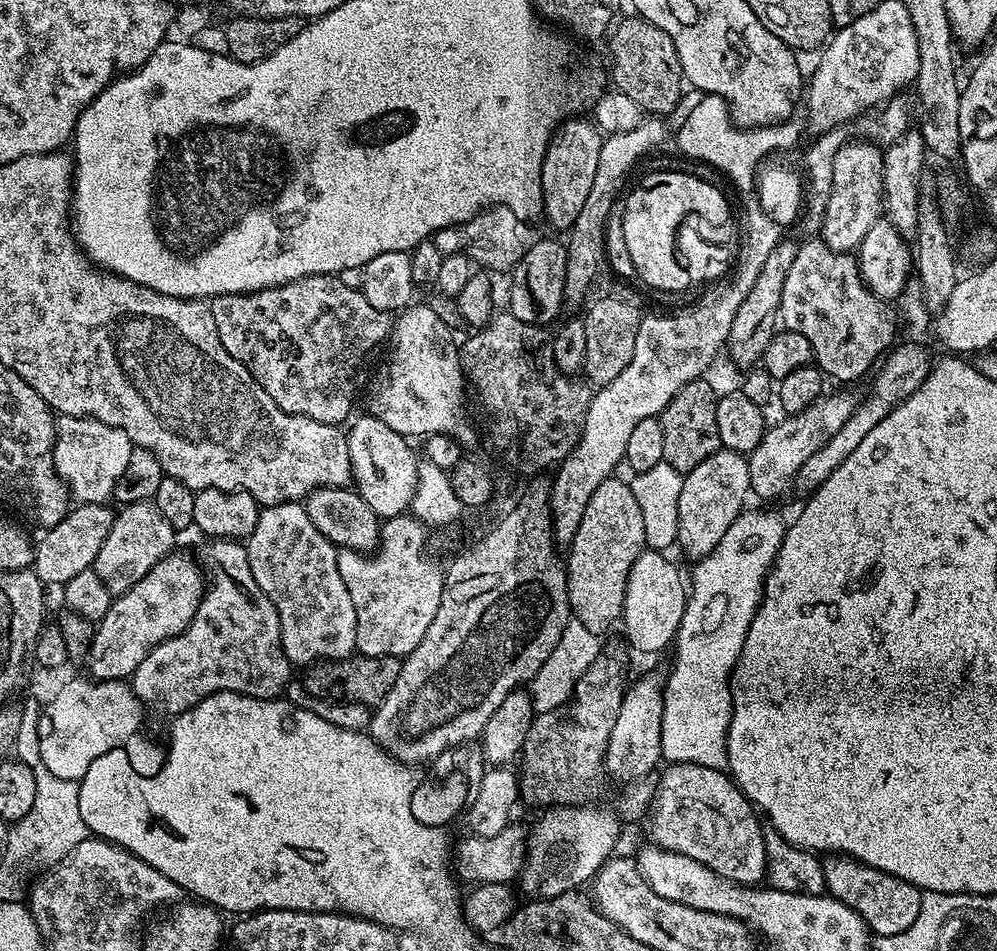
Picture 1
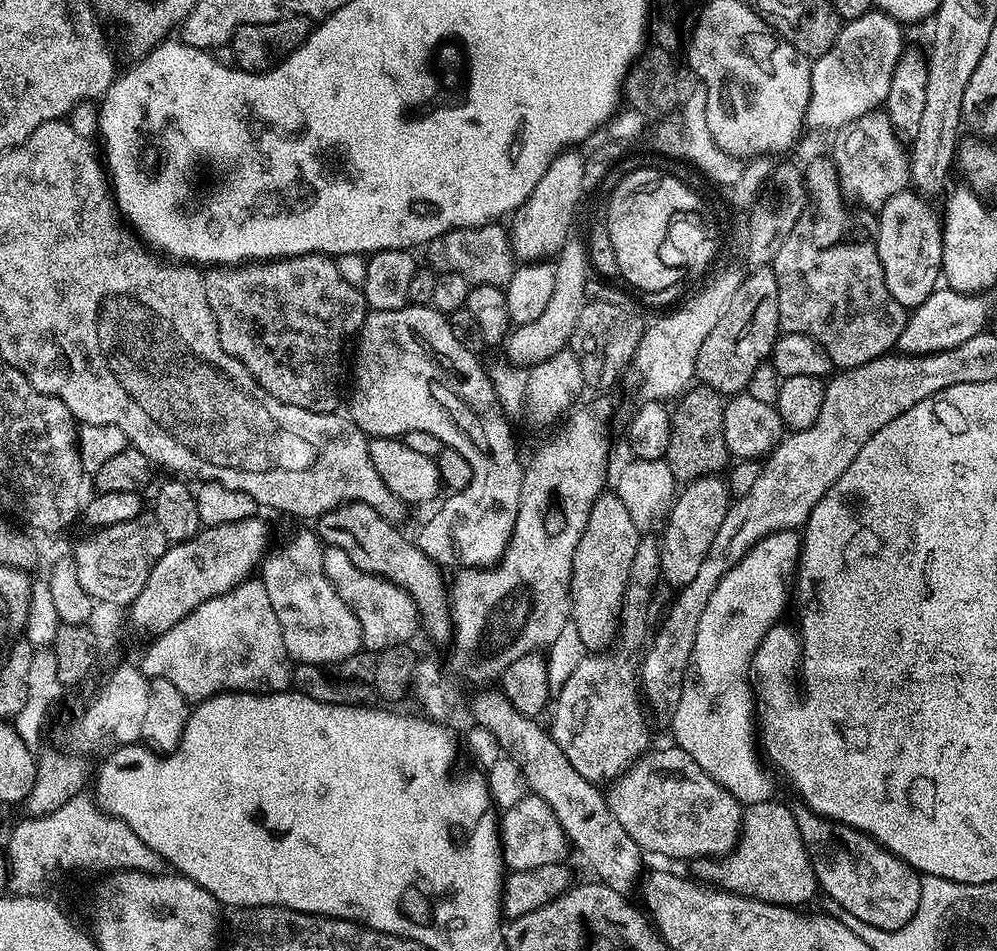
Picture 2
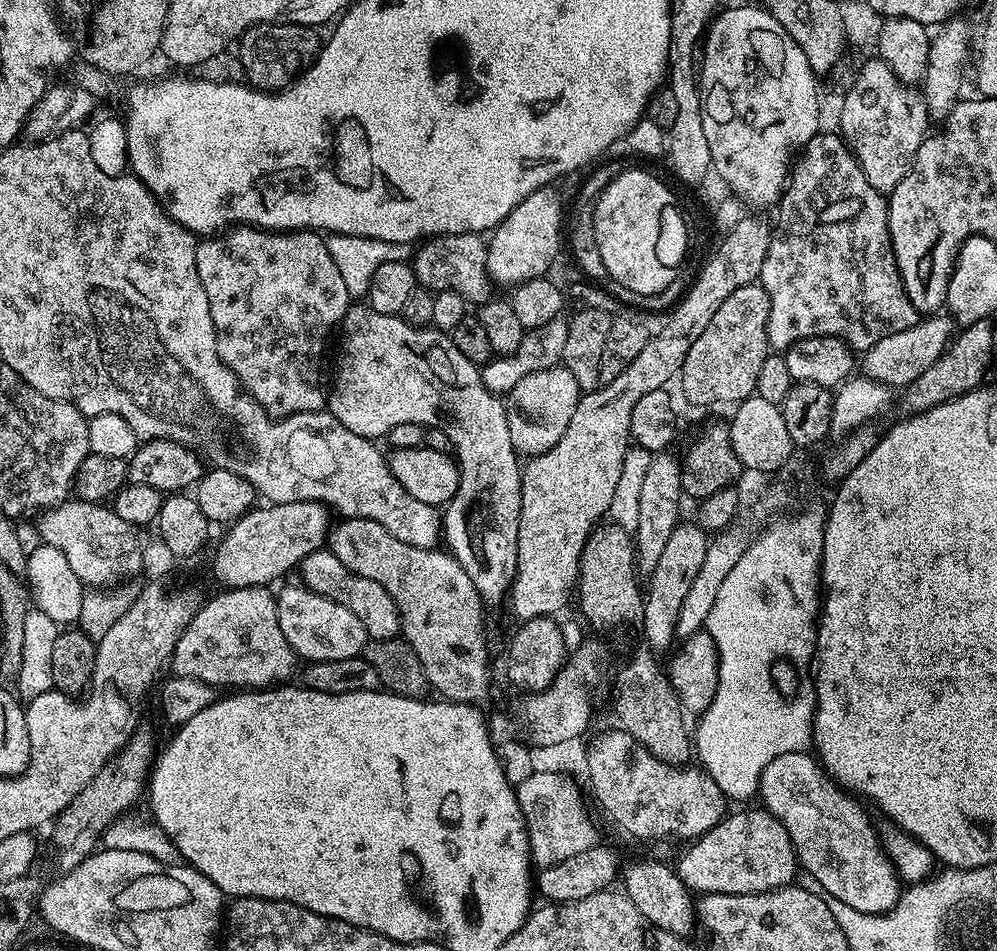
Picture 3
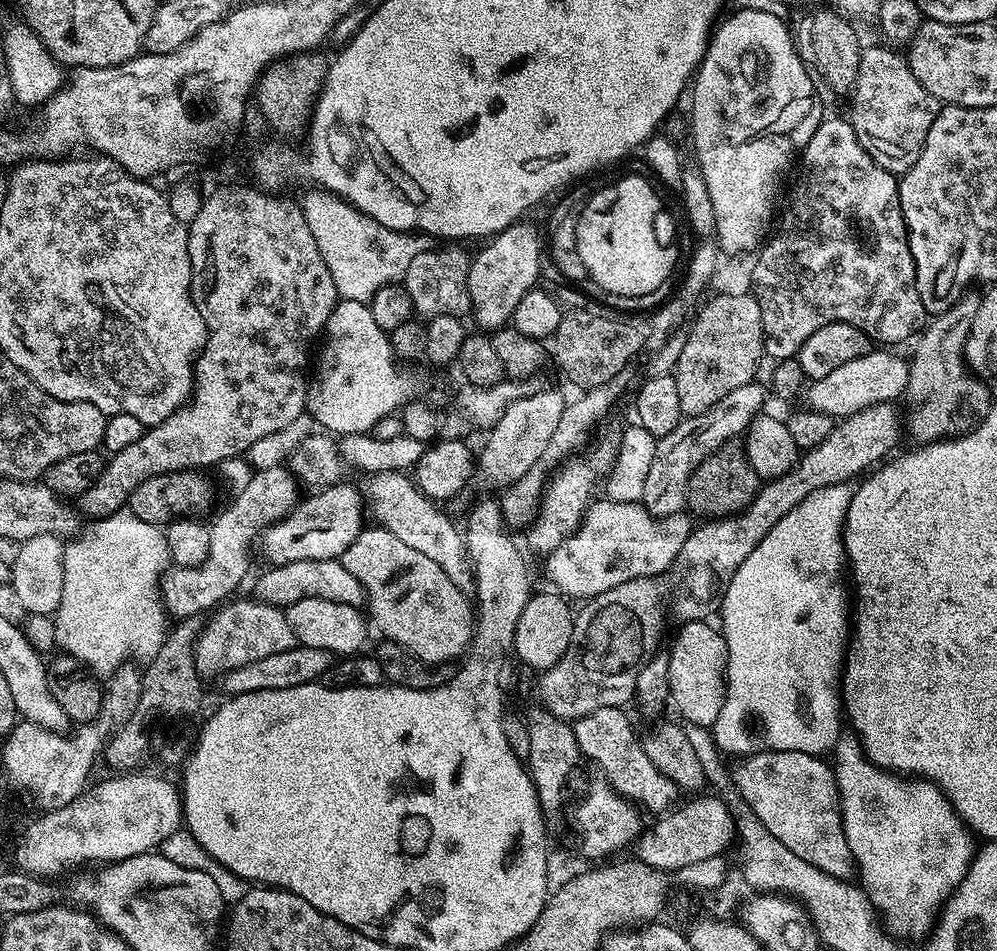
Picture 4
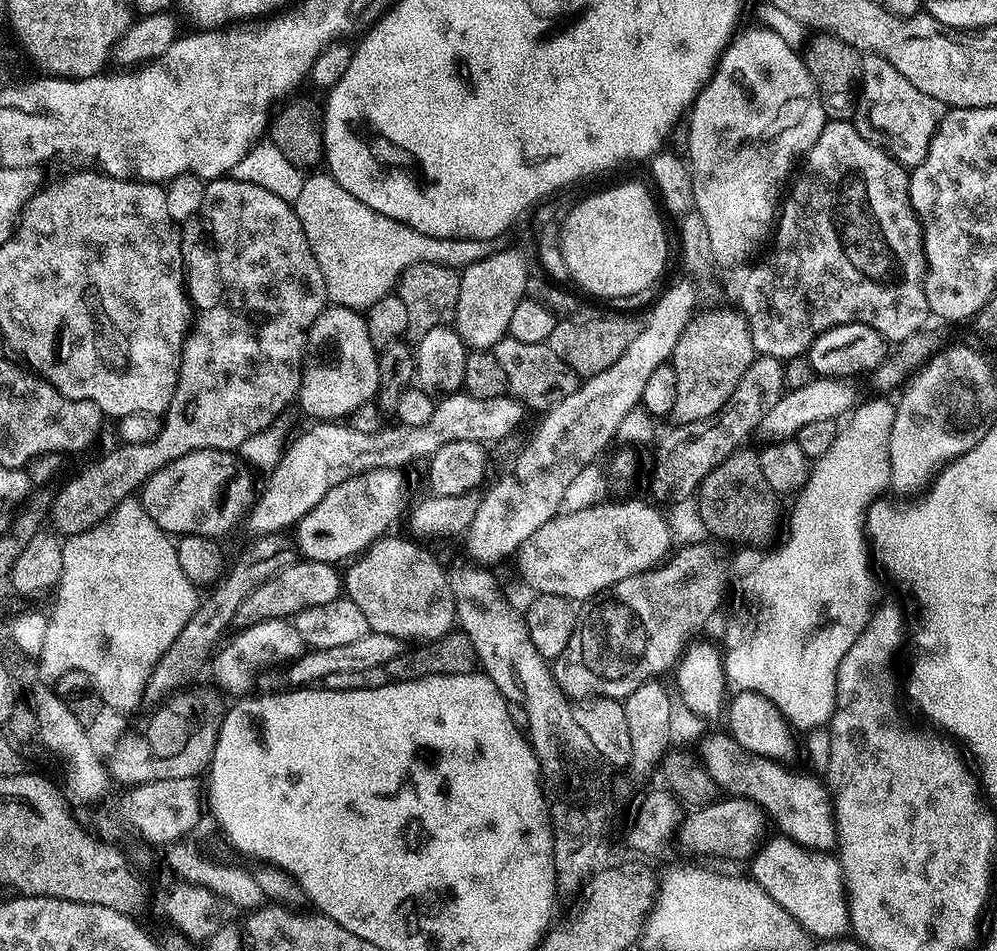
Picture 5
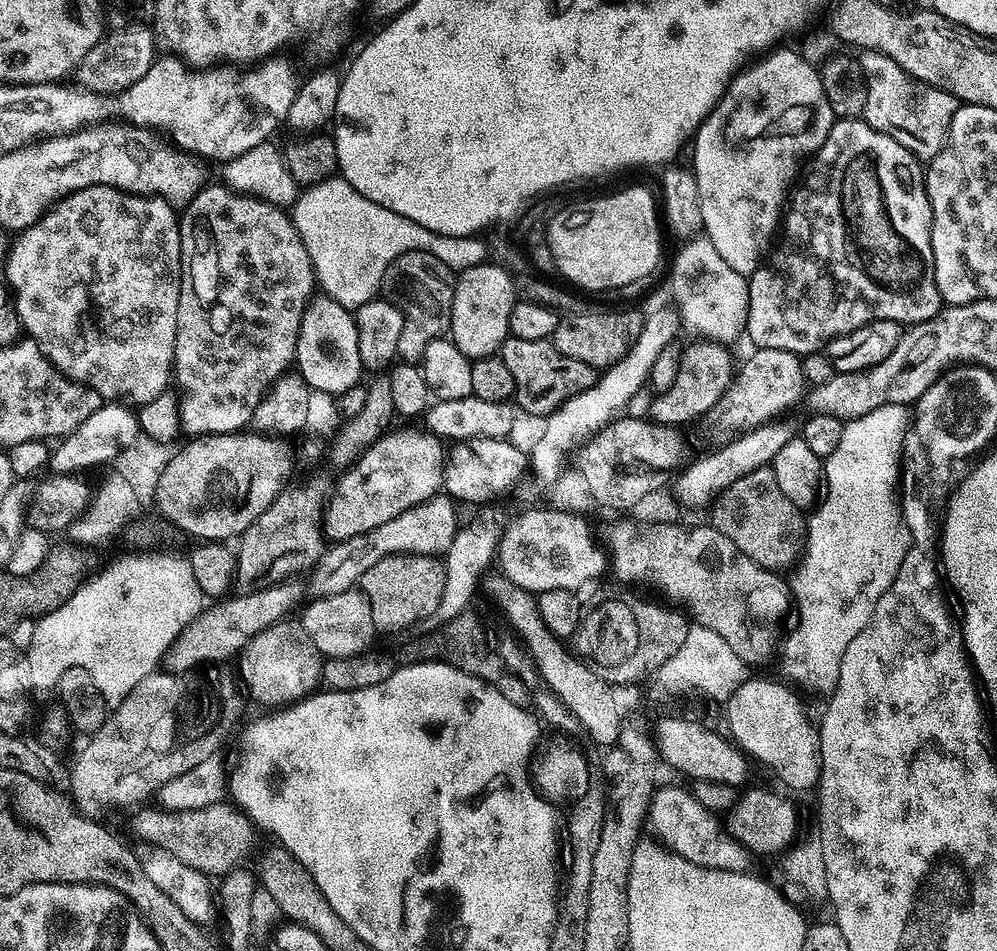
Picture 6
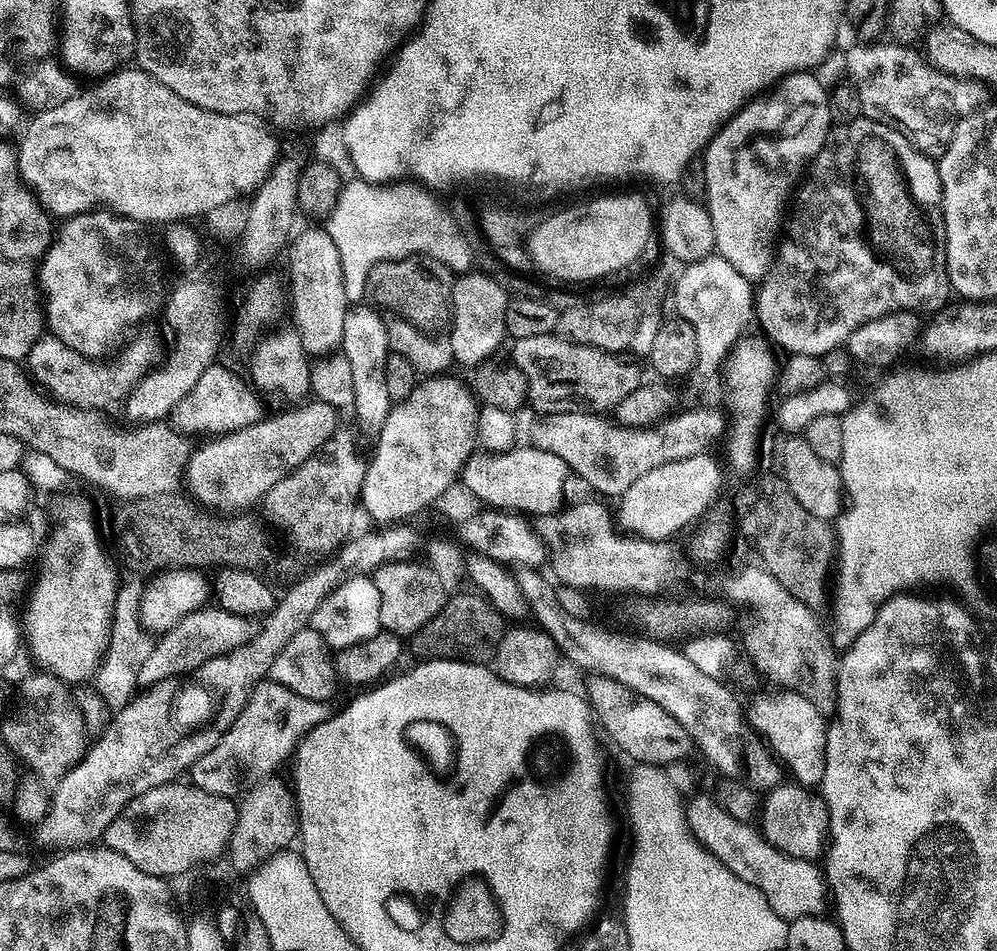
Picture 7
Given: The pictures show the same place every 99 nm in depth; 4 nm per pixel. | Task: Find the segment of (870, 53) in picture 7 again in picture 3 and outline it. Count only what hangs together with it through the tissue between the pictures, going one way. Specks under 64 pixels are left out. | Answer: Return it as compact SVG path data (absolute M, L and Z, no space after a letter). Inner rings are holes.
M873 58L861 66L856 81L849 86L840 104L838 132L852 149L870 186L888 194L908 172L918 154L918 146L922 146L924 137L929 135L928 124L930 117L923 91L902 83L884 60Z

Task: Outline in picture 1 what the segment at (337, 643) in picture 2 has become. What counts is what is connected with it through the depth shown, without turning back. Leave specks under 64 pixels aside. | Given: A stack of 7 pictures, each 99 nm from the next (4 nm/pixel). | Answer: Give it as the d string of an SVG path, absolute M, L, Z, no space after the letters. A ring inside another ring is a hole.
M289 502L286 504L269 504L261 507L258 526L254 526L254 534L248 536L246 547L248 549L248 557L250 558L250 570L254 574L254 582L258 582L258 586L266 594L266 598L270 598L274 610L278 610L282 650L286 654L289 664L299 666L299 664L312 664L315 660L320 660L319 662L343 660L356 652L354 602L350 602L350 590L346 590L346 582L342 582L342 574L338 574L338 558L336 557L338 549L335 544L332 544L326 538L326 534L322 534L322 530L318 530L318 526L314 526L314 522L310 522L310 514L306 514L303 503Z

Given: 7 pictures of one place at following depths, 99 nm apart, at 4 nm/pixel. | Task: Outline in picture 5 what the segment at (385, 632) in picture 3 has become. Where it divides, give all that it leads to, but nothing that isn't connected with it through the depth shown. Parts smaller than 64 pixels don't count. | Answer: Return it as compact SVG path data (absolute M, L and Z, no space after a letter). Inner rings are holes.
M297 559L295 564L288 564L282 571L271 576L262 586L258 586L238 606L234 624L237 629L249 628L258 622L294 618L303 608L324 606L326 602L334 602L342 596L341 573L326 562Z

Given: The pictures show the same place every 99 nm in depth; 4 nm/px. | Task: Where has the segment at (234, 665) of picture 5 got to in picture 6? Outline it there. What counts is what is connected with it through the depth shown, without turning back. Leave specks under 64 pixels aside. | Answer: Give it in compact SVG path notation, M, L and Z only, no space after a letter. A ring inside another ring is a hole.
M281 622L275 624L274 626L270 626L266 630L262 630L262 634L258 634L255 638L250 641L247 648L244 649L242 653L242 661L244 660L244 665L241 666L239 675L242 677L242 682L248 686L248 692L253 696L254 699L257 700L260 704L265 704L265 709L268 710L276 710L281 706L291 706L296 703L298 700L304 699L306 696L313 695L321 687L322 677L324 674L324 662L325 657L320 655L320 651L318 650L318 646L314 646L314 642L310 642L310 634L306 634L306 630L299 623L296 624L288 624L289 622Z

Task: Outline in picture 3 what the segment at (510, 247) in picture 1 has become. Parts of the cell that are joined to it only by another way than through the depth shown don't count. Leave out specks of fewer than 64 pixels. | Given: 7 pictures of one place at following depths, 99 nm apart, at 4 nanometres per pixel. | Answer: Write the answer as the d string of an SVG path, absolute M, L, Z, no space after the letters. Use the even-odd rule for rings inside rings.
M475 232L433 236L425 239L415 249L412 269L416 272L416 283L429 292L457 292L473 306L479 306L489 299L494 285L488 274L488 245L483 235Z

